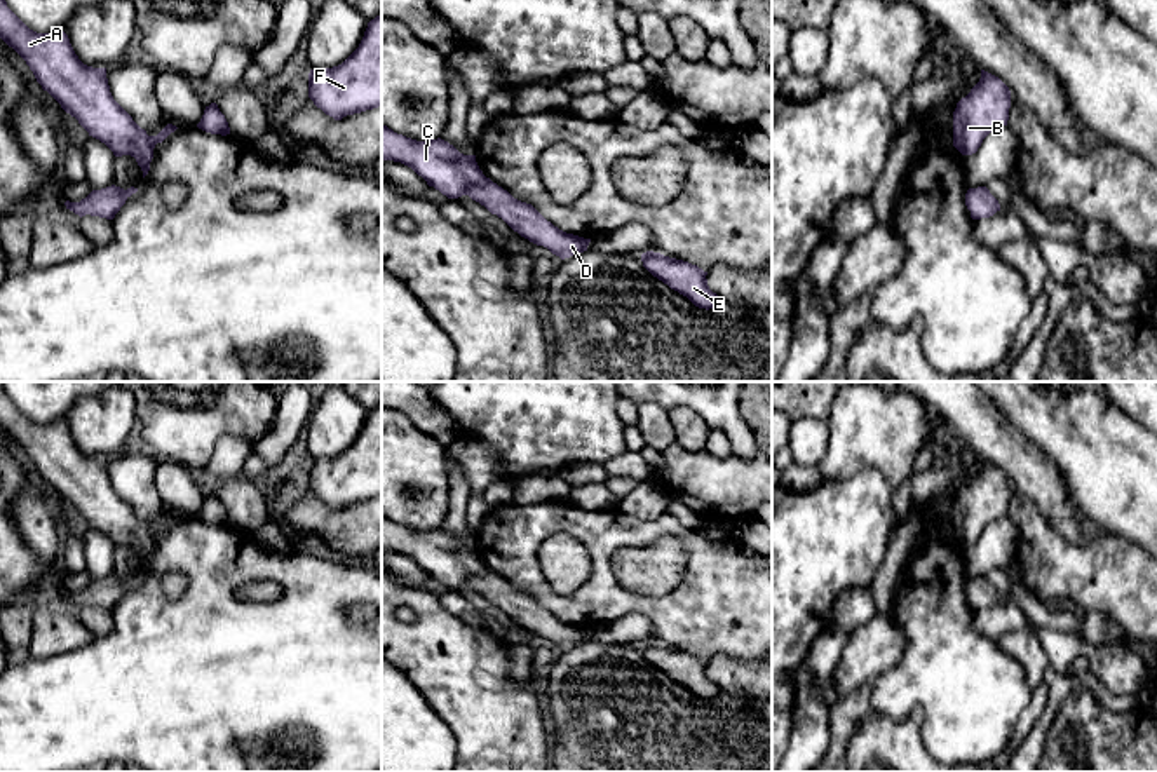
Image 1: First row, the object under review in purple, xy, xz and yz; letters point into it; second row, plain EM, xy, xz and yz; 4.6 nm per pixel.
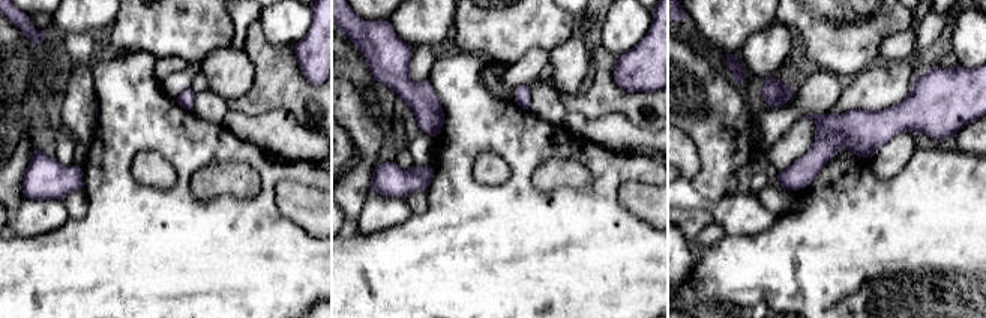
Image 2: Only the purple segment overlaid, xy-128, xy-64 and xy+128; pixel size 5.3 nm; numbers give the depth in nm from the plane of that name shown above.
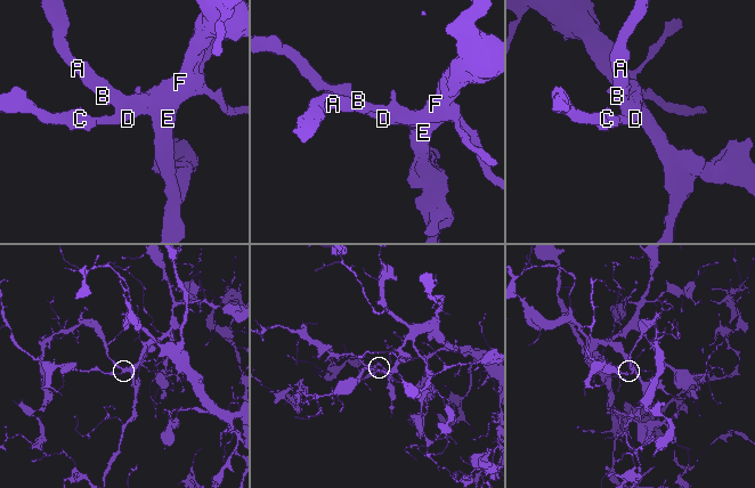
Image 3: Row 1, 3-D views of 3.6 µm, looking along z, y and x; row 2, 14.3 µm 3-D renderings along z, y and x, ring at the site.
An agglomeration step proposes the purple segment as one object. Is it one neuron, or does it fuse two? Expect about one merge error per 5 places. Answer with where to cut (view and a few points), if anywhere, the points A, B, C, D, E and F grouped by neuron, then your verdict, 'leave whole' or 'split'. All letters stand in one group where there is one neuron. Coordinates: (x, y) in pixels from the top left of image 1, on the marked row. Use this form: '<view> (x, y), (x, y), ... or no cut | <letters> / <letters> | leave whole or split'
no cut | A B C D E F | leave whole

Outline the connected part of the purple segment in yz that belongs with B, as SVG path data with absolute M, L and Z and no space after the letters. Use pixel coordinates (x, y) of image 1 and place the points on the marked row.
M981 70L979 82L953 112L953 146L962 155L976 153L990 132L1007 125L1009 108L1009 87L998 77Z

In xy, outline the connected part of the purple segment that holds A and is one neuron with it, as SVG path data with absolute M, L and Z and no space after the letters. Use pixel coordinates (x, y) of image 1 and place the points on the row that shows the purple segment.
M0 0L0 38L12 47L30 66L37 82L47 91L61 108L75 117L89 136L105 143L115 157L131 155L143 171L150 171L153 148L162 143L178 127L167 124L157 136L148 136L132 117L113 99L106 78L106 68L84 64L75 54L68 35L63 30L37 33L30 30L9 7Z

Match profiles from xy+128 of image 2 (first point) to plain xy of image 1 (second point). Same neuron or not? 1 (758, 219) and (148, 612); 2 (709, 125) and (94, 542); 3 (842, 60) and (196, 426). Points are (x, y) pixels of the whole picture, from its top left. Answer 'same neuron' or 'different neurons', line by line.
1: different neurons
2: different neurons
3: same neuron

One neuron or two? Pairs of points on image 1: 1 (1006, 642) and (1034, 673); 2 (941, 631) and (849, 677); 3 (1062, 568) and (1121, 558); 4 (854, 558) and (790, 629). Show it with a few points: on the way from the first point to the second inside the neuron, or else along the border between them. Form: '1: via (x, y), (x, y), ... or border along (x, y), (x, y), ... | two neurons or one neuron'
1: via (1014, 645), (1034, 664) | one neuron
2: border along (891, 610), (905, 635), (905, 652), (877, 678) | two neurons
3: via (1075, 568), (1107, 568) | one neuron
4: via (837, 575), (800, 612) | one neuron

